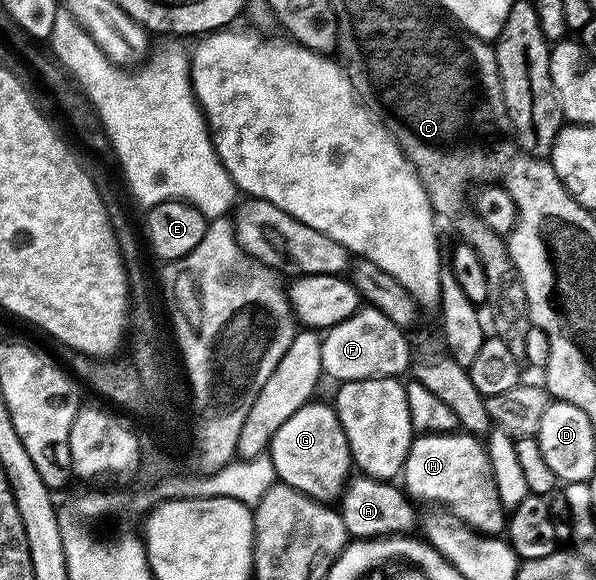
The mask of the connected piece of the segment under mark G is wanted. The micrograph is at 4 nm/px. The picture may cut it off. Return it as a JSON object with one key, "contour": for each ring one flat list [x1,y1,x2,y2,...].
{"contour":[[321,399,303,405,272,436,270,456,277,478,316,501,332,503,344,492,354,473,350,443,335,408]]}

